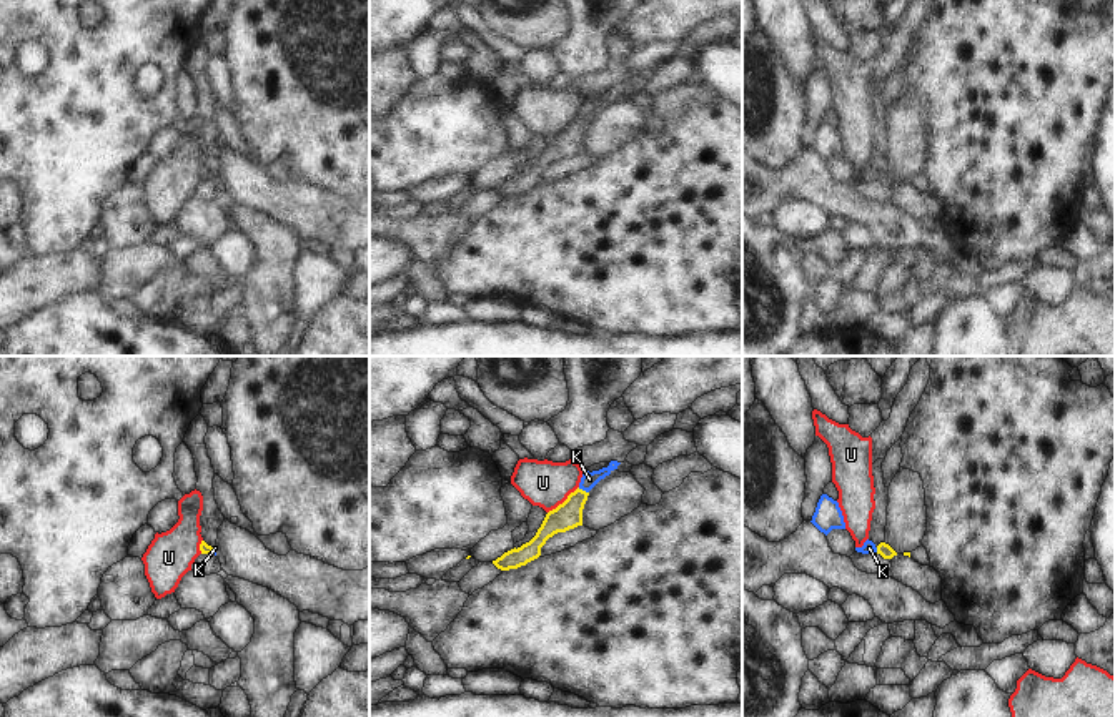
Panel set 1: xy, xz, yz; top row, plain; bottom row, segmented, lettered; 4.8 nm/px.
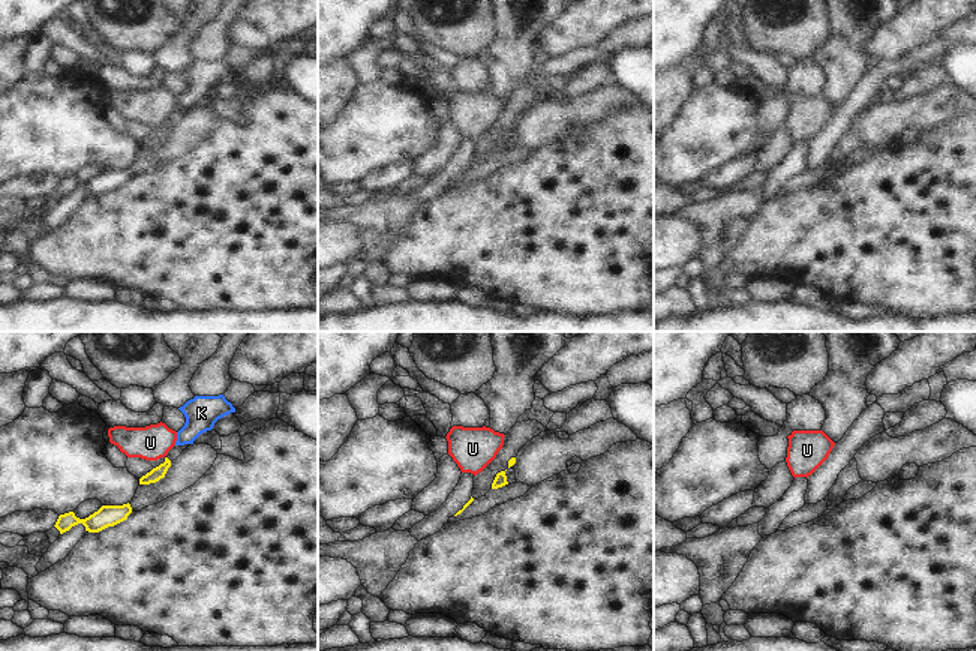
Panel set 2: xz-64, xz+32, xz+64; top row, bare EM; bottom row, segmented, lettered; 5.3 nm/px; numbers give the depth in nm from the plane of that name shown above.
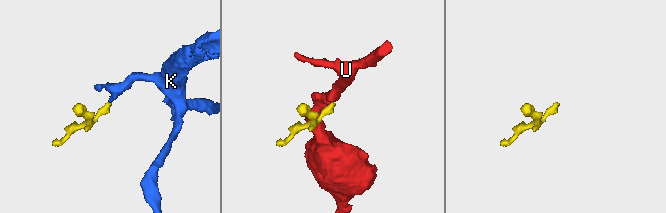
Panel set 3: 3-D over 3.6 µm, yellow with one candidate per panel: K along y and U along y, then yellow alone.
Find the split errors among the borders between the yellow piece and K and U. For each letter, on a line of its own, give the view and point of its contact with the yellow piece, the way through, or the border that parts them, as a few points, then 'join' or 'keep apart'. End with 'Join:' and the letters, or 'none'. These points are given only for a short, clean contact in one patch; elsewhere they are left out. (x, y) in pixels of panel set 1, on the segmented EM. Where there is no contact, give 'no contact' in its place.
K: contact xz (581, 489); way xz (566, 516), (581, 489), (589, 479); join
U: contact xz (564, 501); border xz (578, 486), (548, 513); keep apart
Join: K

